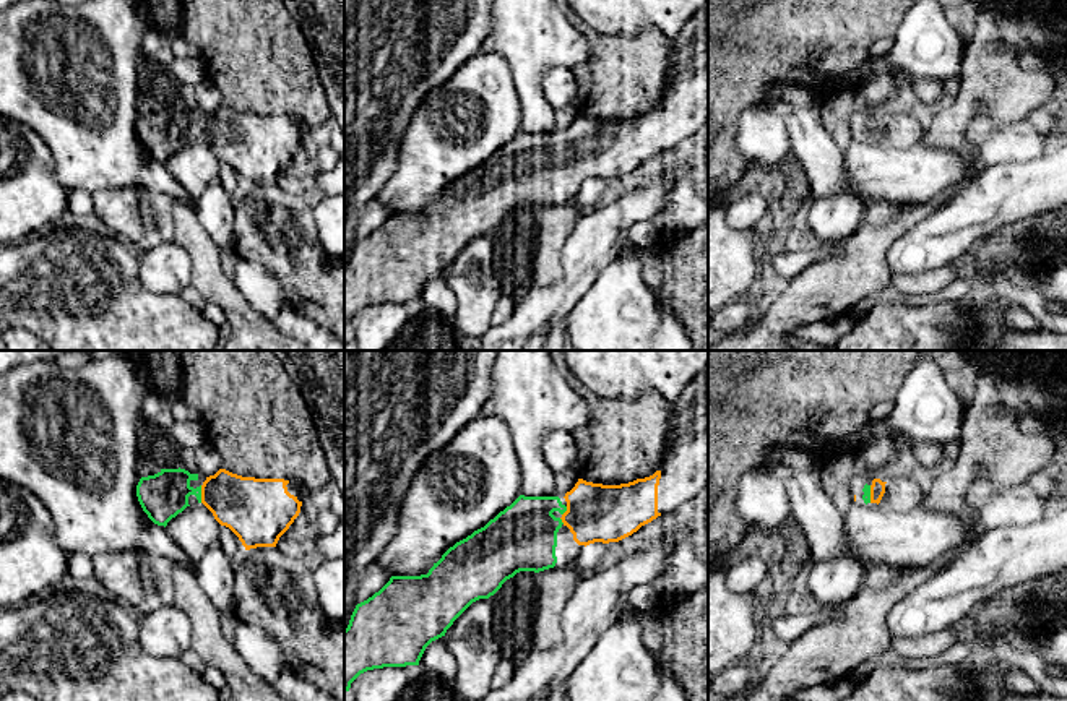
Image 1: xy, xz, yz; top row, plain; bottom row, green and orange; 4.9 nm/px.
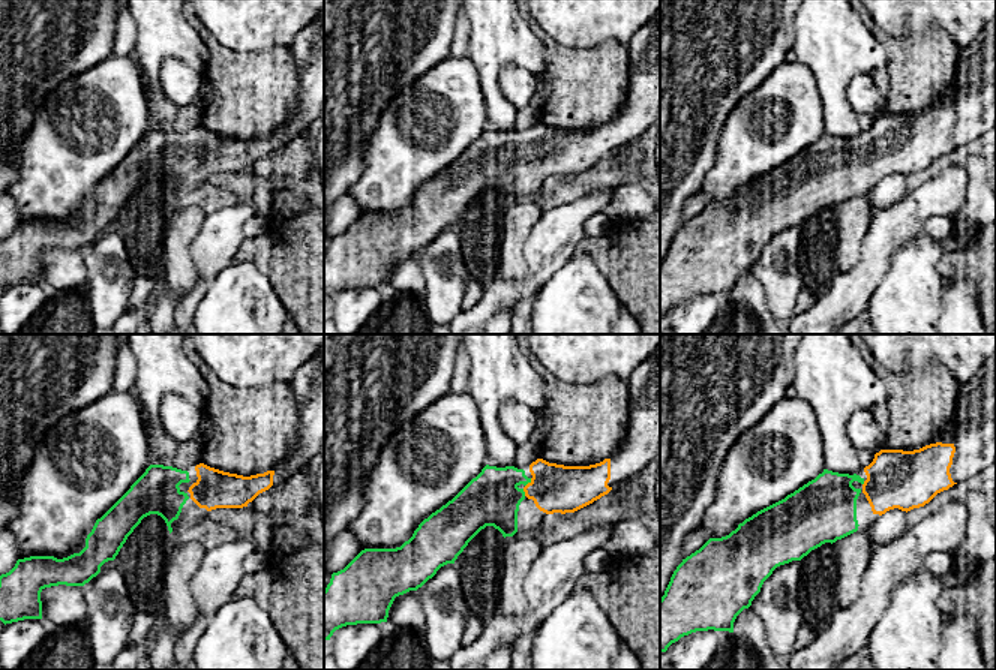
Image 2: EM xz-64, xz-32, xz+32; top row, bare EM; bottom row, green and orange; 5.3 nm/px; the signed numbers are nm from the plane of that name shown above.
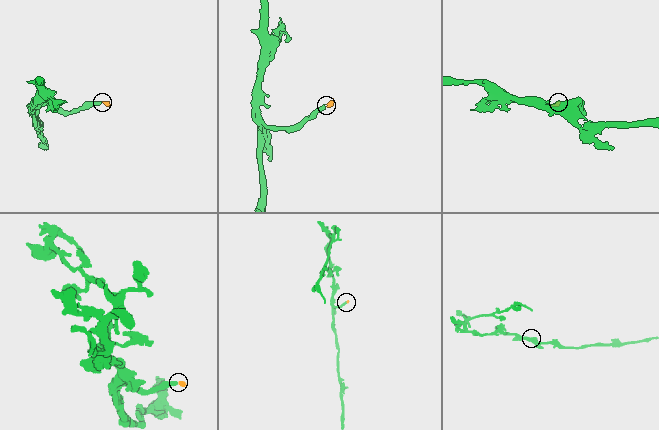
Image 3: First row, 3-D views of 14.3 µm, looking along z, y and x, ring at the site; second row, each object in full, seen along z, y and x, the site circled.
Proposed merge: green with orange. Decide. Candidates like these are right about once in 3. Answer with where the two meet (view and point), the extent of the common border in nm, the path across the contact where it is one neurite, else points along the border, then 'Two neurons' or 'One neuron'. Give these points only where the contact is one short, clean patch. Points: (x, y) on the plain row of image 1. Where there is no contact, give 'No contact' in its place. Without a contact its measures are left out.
Touches green at xy (200, 130). Shared border 90 nm. Path across: xy (163, 132), (168, 129), (200, 130), (224, 130), (249, 143). One neuron

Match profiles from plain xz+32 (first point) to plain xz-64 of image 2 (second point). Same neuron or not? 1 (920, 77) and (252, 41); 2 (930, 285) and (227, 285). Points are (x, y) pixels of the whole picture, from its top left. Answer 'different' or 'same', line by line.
1: different
2: same

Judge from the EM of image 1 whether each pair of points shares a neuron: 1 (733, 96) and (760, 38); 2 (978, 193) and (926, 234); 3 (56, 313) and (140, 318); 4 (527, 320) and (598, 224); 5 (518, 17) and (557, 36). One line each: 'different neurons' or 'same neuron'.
1: same neuron
2: same neuron
3: same neuron
4: same neuron
5: same neuron

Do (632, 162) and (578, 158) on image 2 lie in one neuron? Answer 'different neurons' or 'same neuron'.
different neurons

